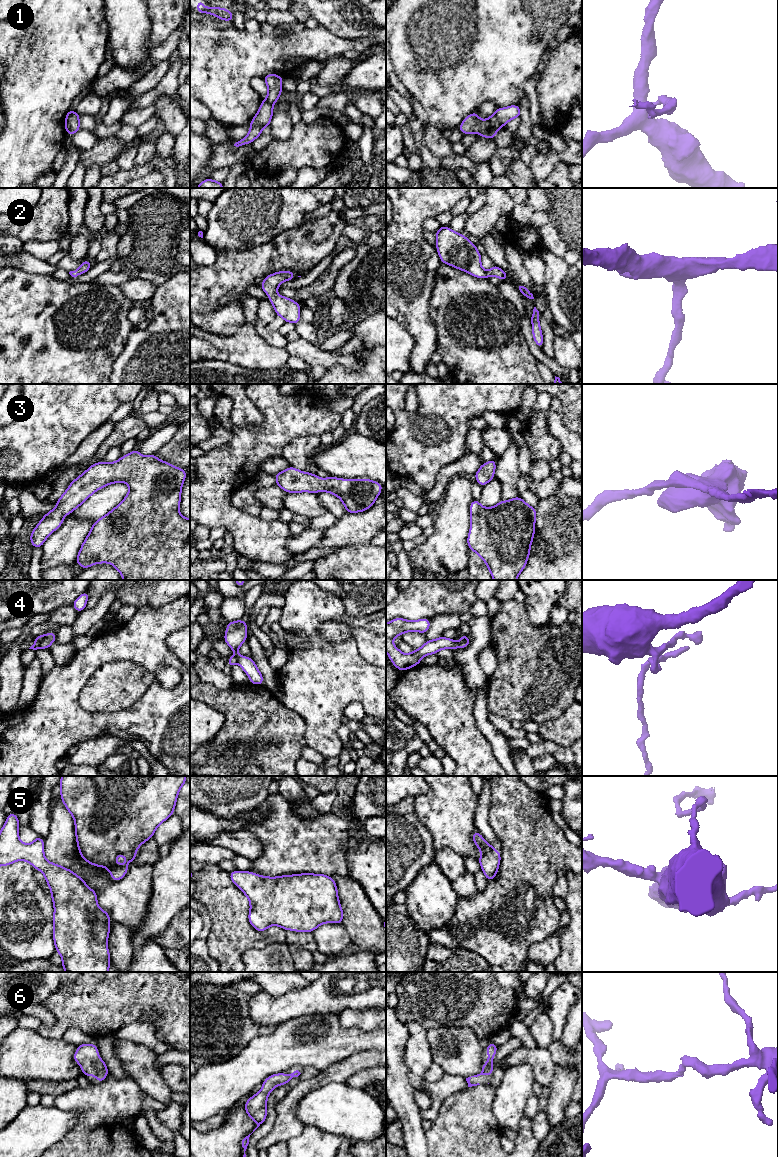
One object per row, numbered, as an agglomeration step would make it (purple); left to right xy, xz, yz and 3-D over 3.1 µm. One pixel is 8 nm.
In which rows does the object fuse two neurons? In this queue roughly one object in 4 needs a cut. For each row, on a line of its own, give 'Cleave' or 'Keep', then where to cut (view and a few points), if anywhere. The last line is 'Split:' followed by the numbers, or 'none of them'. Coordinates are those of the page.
1: Cleave. Split along yz (494, 114), (501, 126)
2: Keep. No split
3: Keep. No split
4: Cleave. Split along xy (45, 635), (38, 647)
5: Keep. No split
6: Keep. No split
Split: 1, 4

